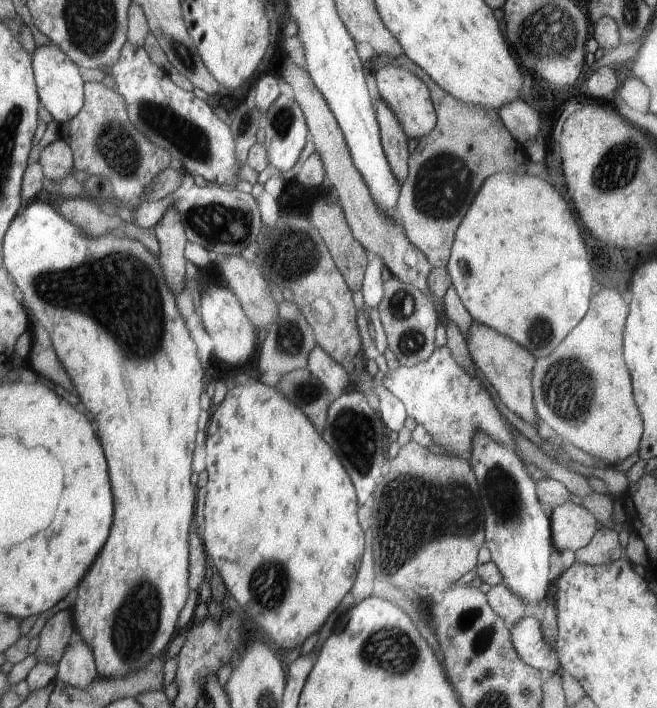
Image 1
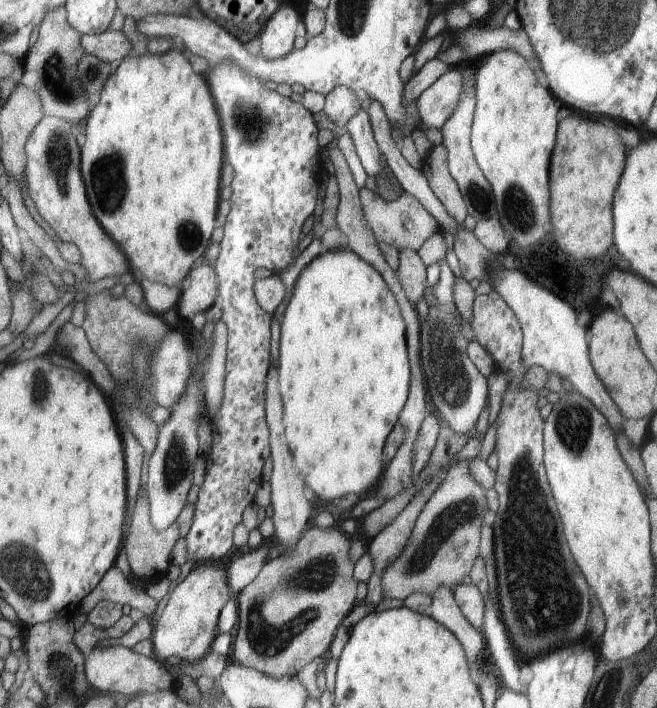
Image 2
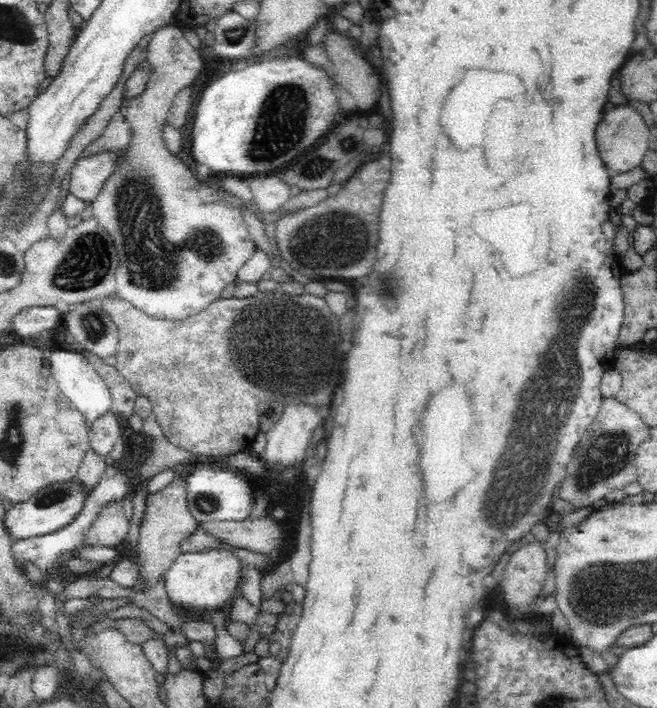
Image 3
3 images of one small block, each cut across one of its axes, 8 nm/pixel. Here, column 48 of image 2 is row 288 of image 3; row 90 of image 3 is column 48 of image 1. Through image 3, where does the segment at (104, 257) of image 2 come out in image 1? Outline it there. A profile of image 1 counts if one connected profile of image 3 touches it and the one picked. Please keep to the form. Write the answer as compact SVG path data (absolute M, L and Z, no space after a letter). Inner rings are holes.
M63 138L44 146L38 157L42 175L50 181L60 181L71 174L73 160L73 151Z

